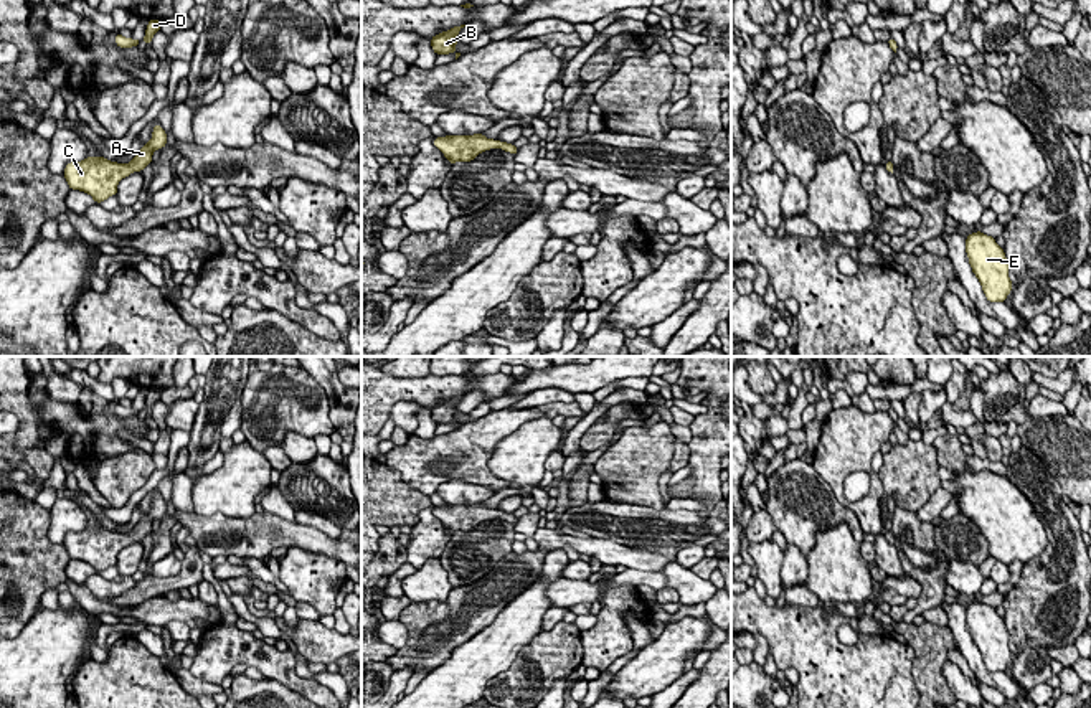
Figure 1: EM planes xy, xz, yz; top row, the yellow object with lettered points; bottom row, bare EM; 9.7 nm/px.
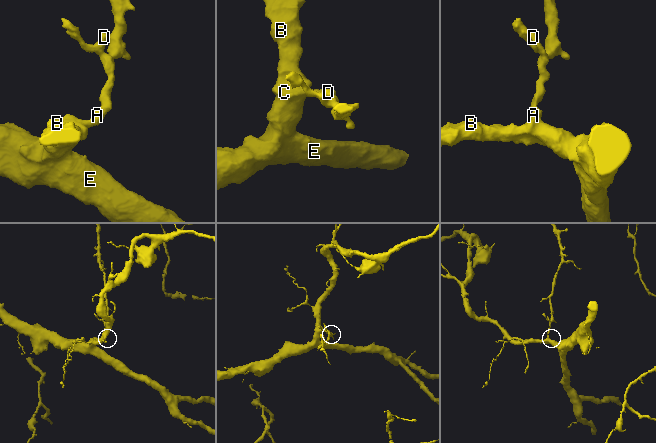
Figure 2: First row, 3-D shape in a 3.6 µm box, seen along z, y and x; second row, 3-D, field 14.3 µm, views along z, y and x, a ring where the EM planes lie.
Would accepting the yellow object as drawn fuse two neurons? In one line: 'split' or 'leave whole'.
leave whole

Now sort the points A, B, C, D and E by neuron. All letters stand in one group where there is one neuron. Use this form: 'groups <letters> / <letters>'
groups A B C D E

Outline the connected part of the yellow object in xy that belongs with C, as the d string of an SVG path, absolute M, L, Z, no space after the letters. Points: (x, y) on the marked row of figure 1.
M153 125L152 139L137 152L129 163L111 162L104 157L87 157L81 162L69 162L63 177L71 190L92 196L96 203L117 195L117 185L134 172L142 172L152 160L152 153L167 145L167 134L162 125Z

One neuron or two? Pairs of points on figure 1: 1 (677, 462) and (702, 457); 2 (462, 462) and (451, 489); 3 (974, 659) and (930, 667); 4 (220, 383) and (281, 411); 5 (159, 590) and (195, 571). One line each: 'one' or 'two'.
1: two
2: two
3: two
4: two
5: one

